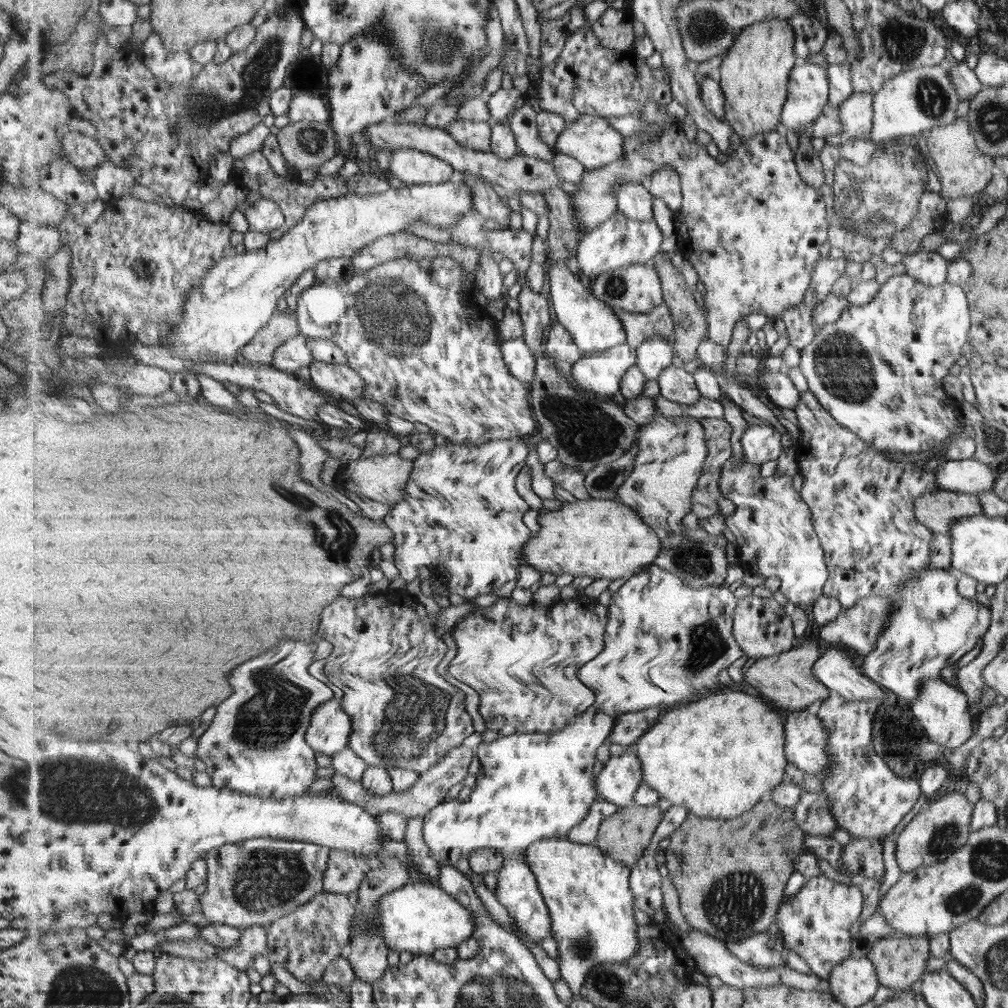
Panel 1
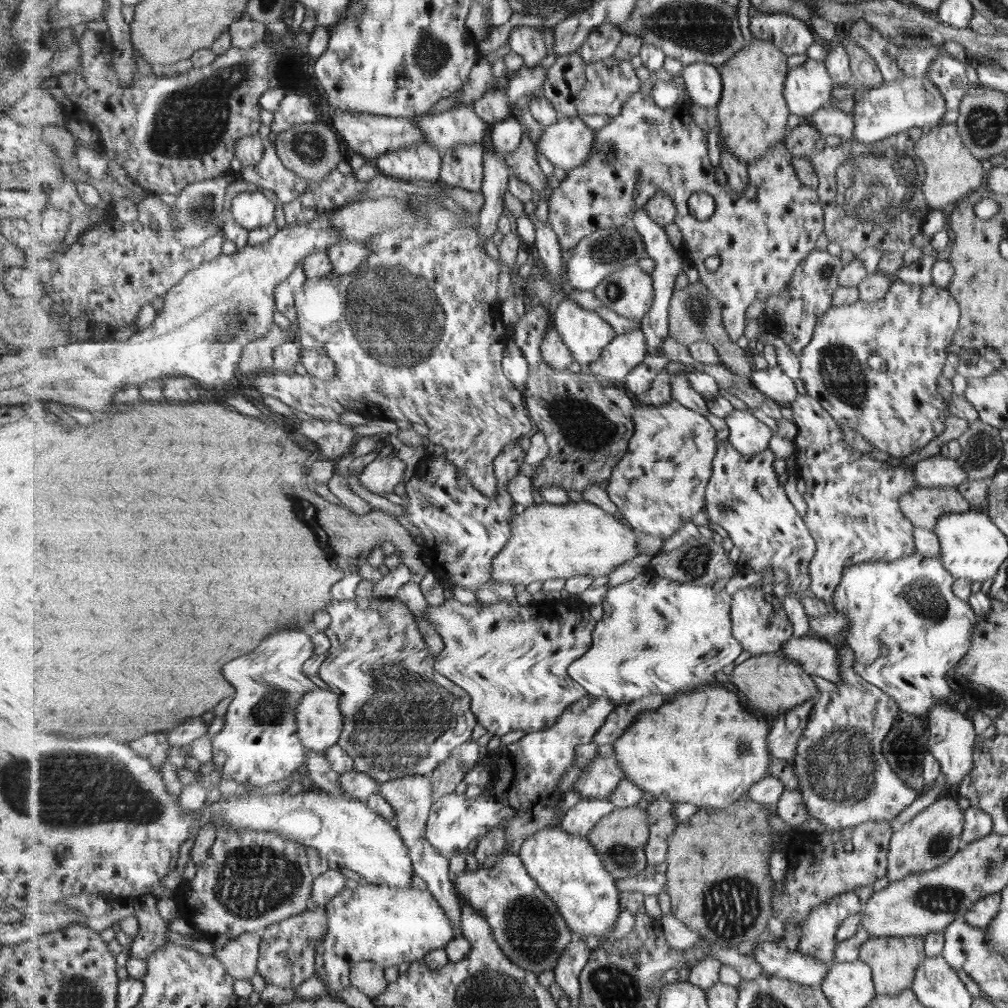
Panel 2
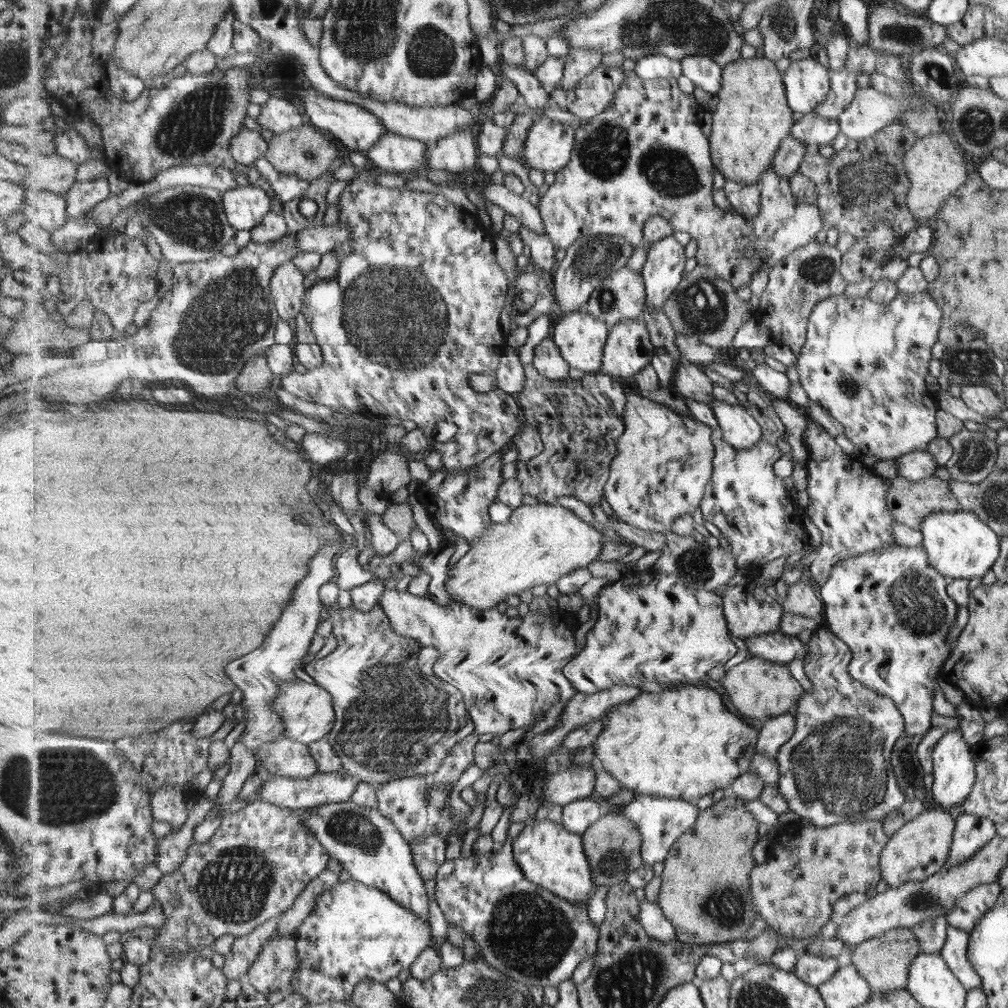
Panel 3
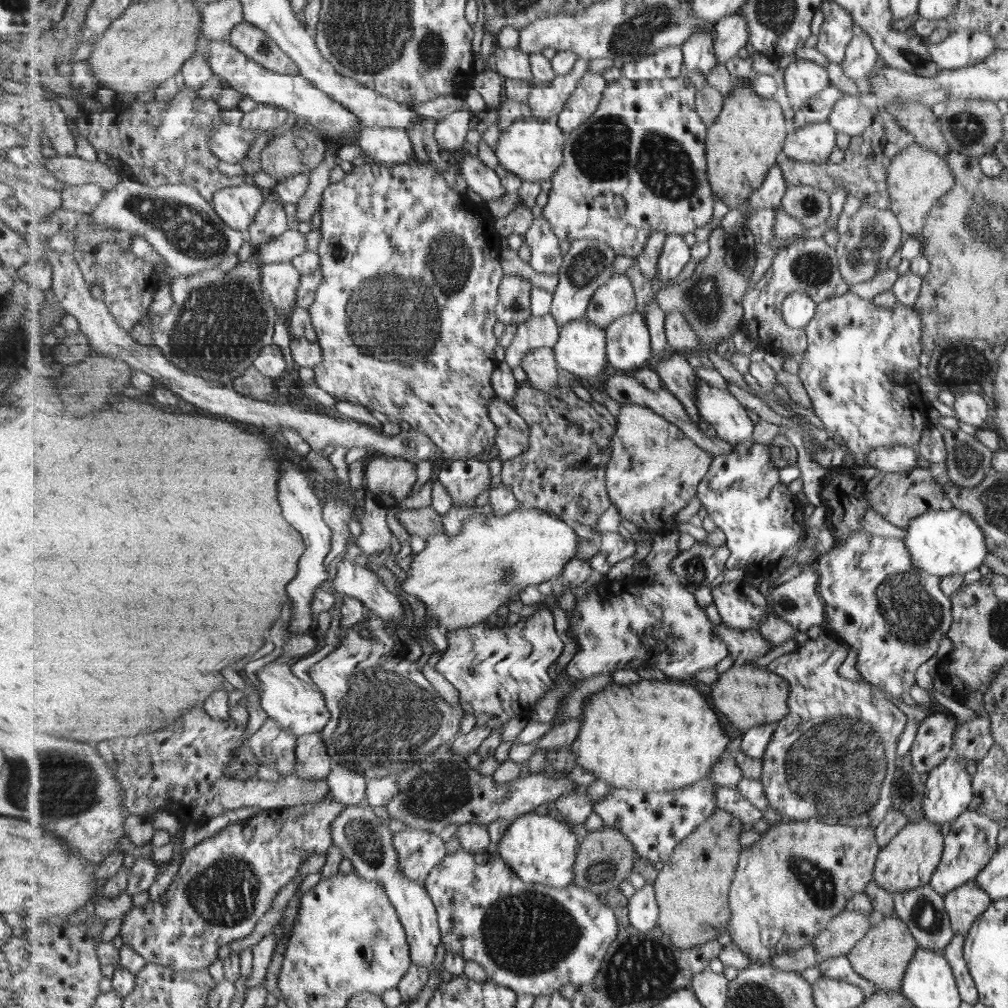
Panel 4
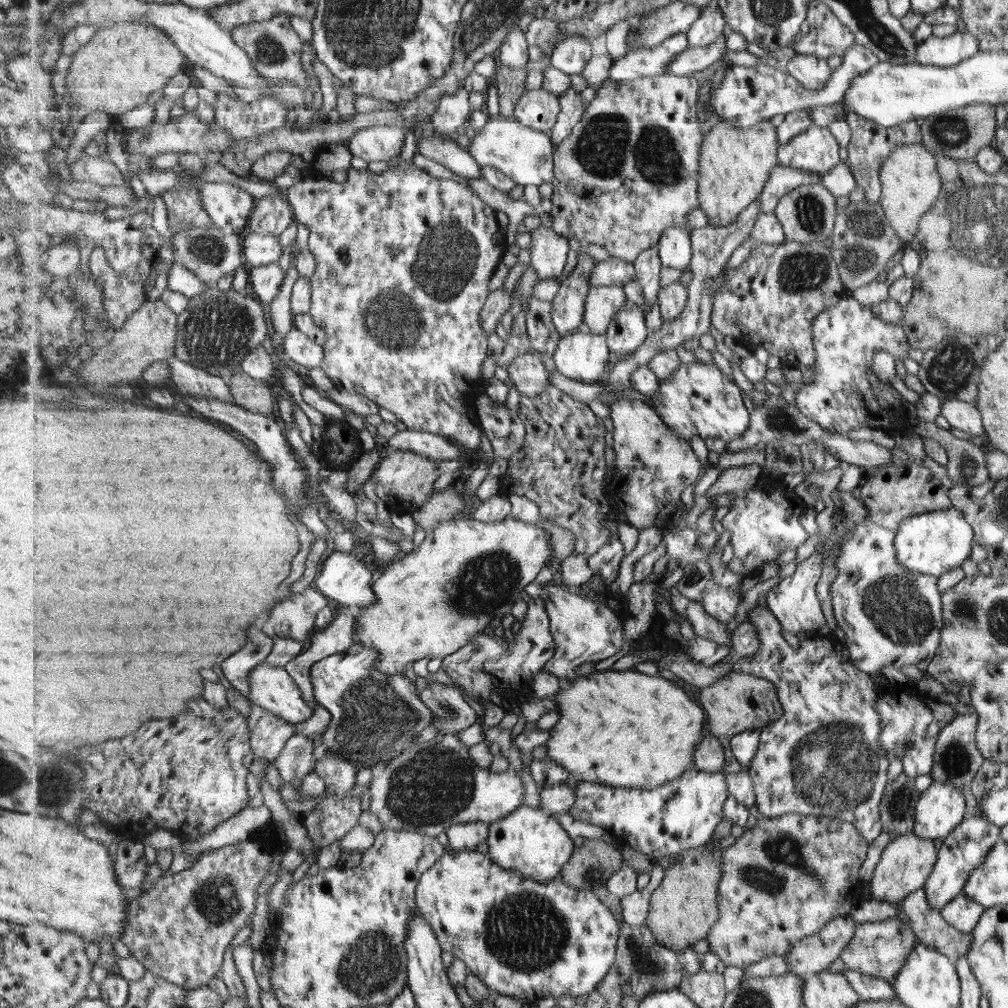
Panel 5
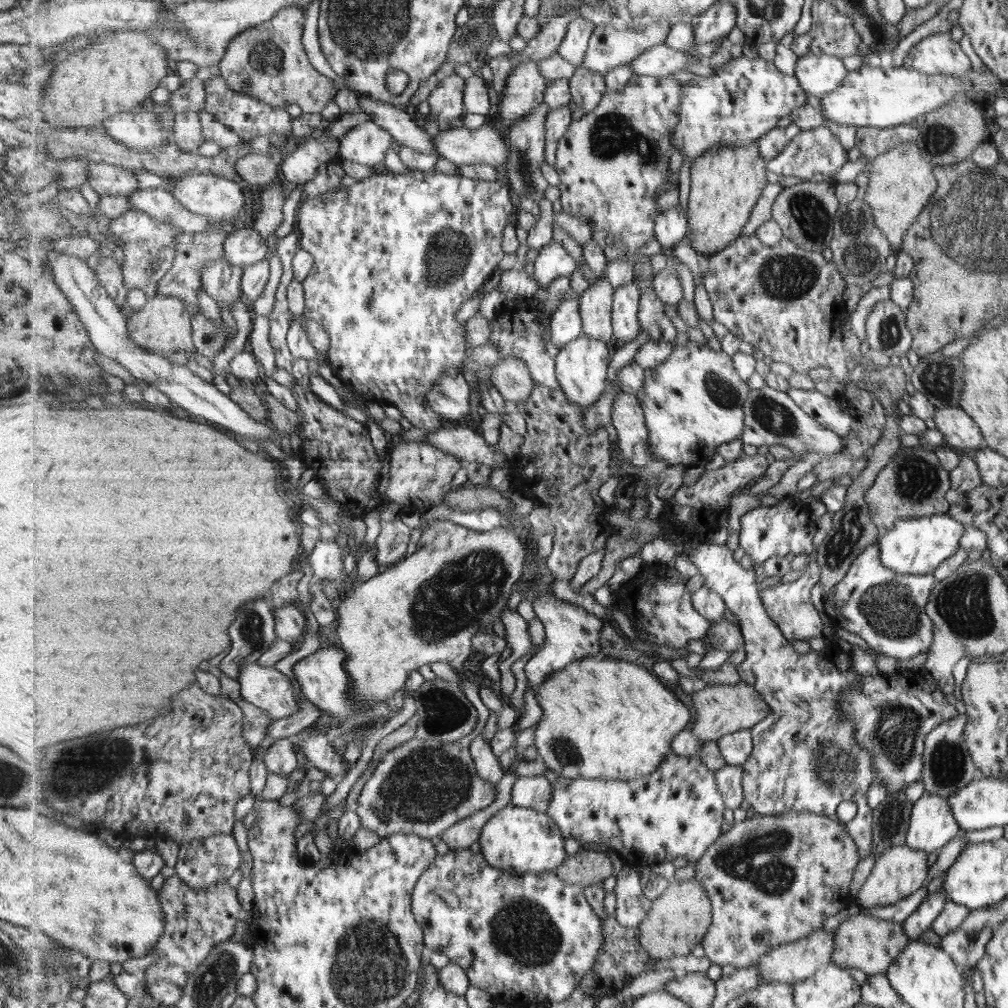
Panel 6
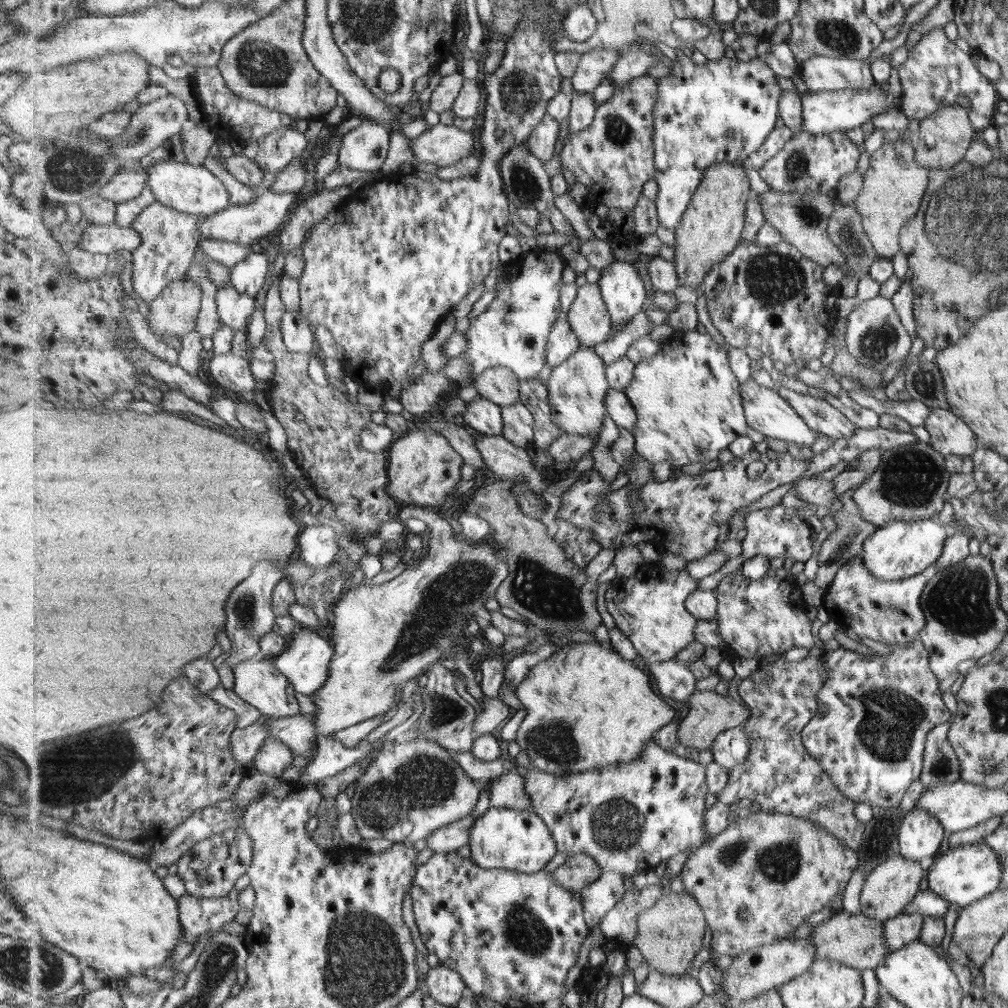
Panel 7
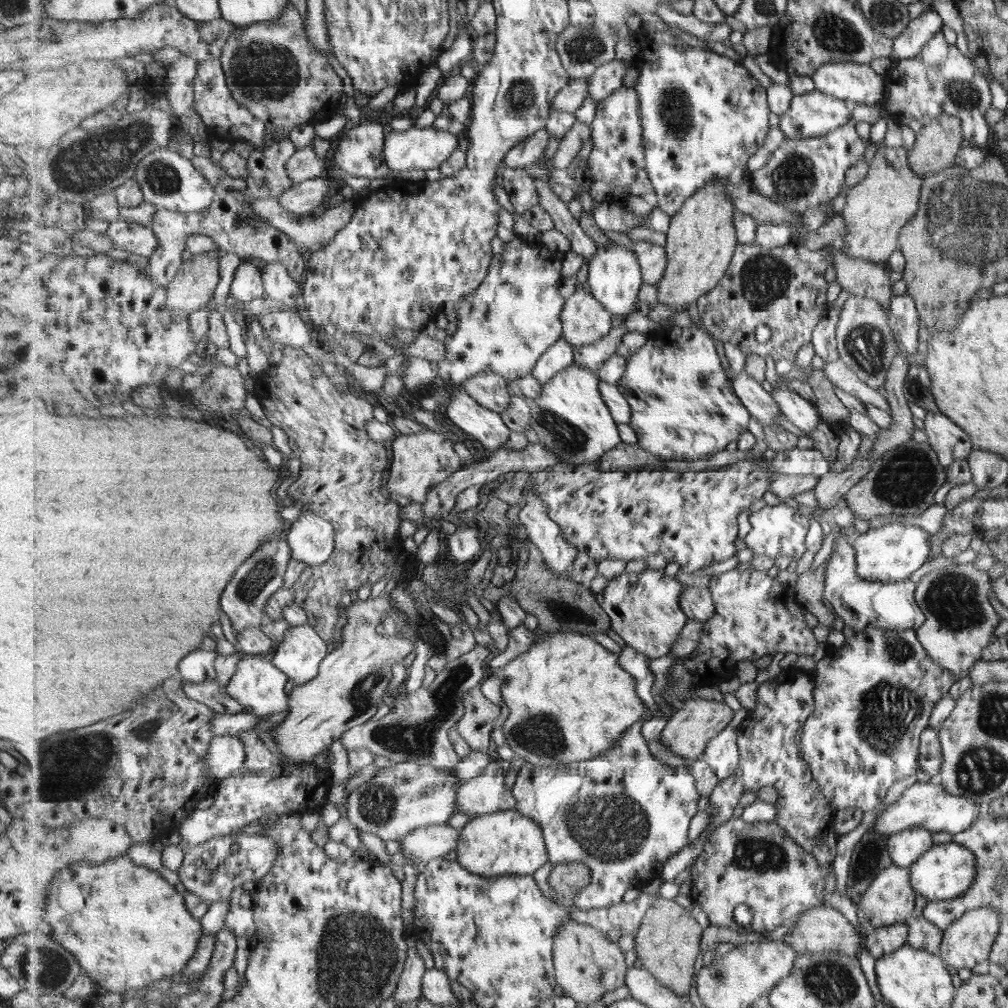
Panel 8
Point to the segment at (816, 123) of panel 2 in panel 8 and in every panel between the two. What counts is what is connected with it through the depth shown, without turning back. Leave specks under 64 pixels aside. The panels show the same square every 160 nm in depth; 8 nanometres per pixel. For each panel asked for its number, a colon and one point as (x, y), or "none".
3: (813, 130)
4: (813, 143)
5: (817, 149)
6: (816, 154)
7: (817, 162)
8: (803, 173)

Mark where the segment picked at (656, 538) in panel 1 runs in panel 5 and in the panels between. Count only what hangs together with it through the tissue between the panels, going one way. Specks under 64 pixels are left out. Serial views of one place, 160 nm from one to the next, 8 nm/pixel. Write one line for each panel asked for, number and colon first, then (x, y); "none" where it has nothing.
2: (549, 541)
3: (539, 544)
4: (462, 579)
5: (432, 601)

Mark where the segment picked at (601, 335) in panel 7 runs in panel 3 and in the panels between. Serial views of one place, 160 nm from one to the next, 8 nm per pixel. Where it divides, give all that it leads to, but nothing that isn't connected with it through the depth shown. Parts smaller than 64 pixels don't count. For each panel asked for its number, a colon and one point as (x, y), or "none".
3: (622, 295)
4: (617, 297)
5: (603, 303)
6: (596, 304)

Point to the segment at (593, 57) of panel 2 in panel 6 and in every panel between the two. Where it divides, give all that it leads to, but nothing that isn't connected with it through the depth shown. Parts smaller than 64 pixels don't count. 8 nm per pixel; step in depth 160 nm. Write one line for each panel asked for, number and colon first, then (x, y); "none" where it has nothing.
3: (580, 62)
4: (546, 102)
5: (539, 108)
6: (527, 138)

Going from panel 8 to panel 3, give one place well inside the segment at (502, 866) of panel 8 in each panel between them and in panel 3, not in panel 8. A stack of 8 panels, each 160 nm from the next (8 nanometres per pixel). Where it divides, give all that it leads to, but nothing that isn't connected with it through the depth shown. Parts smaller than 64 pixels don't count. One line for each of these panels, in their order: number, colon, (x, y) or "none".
3: (551, 856)
4: (540, 849)
5: (531, 841)
6: (523, 840)
7: (503, 838)

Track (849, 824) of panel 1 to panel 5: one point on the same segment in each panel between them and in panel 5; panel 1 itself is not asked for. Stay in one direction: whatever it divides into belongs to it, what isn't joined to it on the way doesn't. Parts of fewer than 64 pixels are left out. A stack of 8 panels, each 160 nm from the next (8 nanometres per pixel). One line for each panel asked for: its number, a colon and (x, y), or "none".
2: (845, 780)
3: (836, 769)
4: (832, 758)
5: (822, 758)

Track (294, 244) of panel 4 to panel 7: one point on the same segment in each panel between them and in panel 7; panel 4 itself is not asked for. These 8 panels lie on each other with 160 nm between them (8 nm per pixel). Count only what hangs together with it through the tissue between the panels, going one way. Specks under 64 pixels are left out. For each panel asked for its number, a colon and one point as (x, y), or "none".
5: (260, 249)
6: (244, 247)
7: (230, 254)

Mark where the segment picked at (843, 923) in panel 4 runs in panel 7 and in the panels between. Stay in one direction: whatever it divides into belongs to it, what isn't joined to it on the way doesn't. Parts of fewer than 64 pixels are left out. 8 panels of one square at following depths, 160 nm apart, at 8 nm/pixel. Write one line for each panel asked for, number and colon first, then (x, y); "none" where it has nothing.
5: (814, 954)
6: (791, 963)
7: (772, 966)

